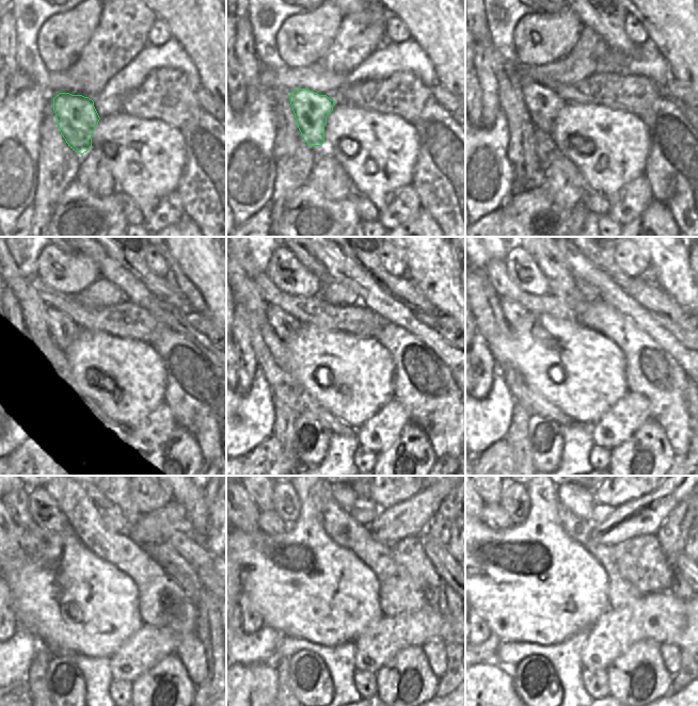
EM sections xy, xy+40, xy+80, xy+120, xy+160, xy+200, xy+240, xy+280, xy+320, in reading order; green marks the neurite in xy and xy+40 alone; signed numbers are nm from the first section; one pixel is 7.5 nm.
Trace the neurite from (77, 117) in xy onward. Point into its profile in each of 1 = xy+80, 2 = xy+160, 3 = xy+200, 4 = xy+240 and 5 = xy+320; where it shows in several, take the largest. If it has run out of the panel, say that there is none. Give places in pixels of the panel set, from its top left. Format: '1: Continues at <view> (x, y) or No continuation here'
1: Continues at xy+80 (543, 103)
2: Continues at xy+160 (286, 327)
3: Continues at xy+200 (514, 315)
4: Continues at xy+240 (33, 547)
5: Continues at xy+320 (493, 515)

